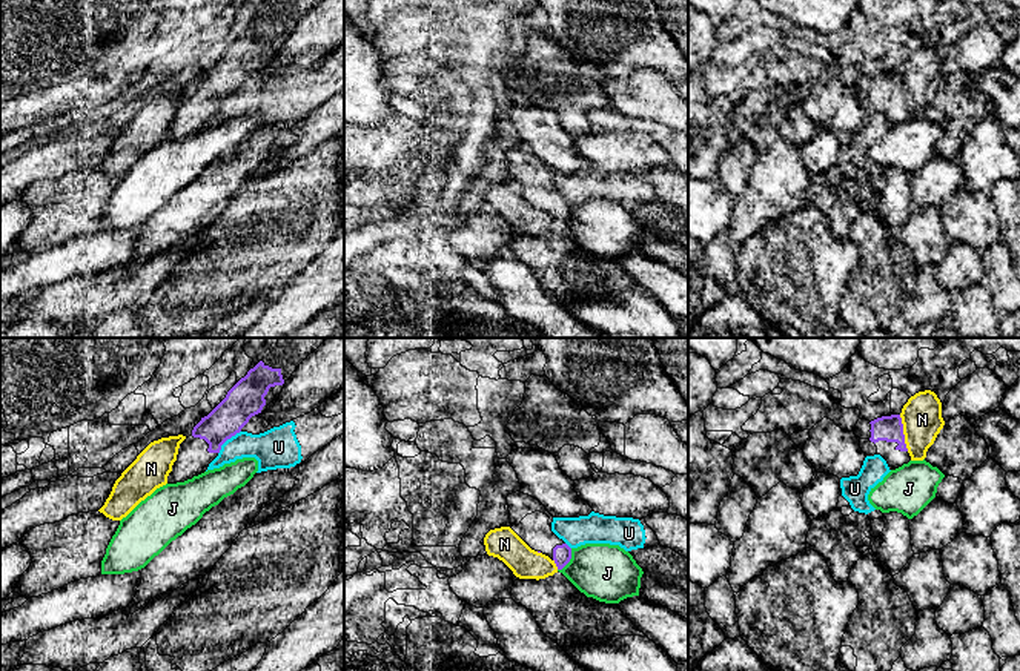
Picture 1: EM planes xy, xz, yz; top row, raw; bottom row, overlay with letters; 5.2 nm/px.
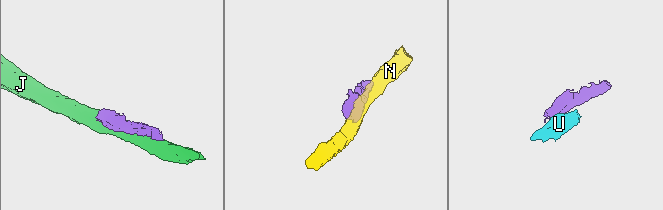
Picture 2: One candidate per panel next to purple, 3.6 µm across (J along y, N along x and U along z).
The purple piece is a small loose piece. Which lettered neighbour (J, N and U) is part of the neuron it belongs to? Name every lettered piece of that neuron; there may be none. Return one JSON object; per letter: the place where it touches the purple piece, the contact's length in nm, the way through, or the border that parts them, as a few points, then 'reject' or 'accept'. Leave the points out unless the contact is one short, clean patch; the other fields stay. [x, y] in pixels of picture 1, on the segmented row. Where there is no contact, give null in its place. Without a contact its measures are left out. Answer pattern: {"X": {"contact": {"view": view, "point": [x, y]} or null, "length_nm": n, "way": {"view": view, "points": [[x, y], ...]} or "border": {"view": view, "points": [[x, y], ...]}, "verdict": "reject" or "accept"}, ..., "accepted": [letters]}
{"J": {"contact": {"view": "xz", "point": [569, 561]}, "length_nm": 140, "verdict": "reject"}, "N": {"contact": {"view": "yz", "point": [902, 433]}, "length_nm": 200, "verdict": "reject"}, "U": {"contact": {"view": "xy", "point": [226, 439]}, "length_nm": 170, "border": {"view": "xy", "points": [[240, 430], [221, 446], [218, 453]]}, "verdict": "reject"}, "accepted": []}

